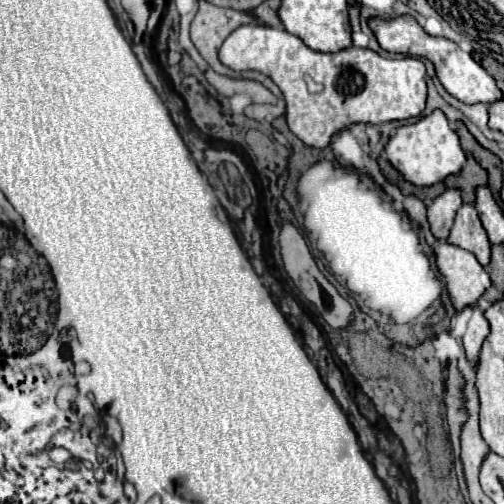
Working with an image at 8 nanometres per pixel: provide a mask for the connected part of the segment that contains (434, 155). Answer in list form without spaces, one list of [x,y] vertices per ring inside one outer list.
[[[433,111],[431,115],[421,117],[417,123],[403,125],[385,145],[389,163],[403,175],[405,181],[417,187],[429,187],[443,181],[447,175],[459,173],[465,165],[465,153],[459,145],[457,133],[449,127],[443,111]]]

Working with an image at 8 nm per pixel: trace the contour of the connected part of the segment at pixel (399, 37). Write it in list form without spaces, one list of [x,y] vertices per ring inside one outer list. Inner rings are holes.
[[[401,15],[395,19],[381,19],[371,17],[367,19],[373,35],[377,37],[381,49],[389,53],[407,53],[413,57],[425,57],[435,65],[437,77],[441,85],[459,101],[463,103],[493,103],[501,97],[501,91],[495,85],[495,79],[477,63],[469,53],[457,47],[457,43],[445,39],[445,37],[431,37],[421,29],[421,25],[411,15]]]

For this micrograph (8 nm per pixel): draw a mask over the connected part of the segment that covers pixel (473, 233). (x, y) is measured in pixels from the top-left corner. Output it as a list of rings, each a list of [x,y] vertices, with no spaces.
[[[467,203],[461,205],[447,241],[451,241],[451,245],[459,245],[461,249],[475,253],[475,257],[479,257],[481,265],[489,263],[491,243],[487,239],[487,233],[483,229],[473,205],[467,205]]]

